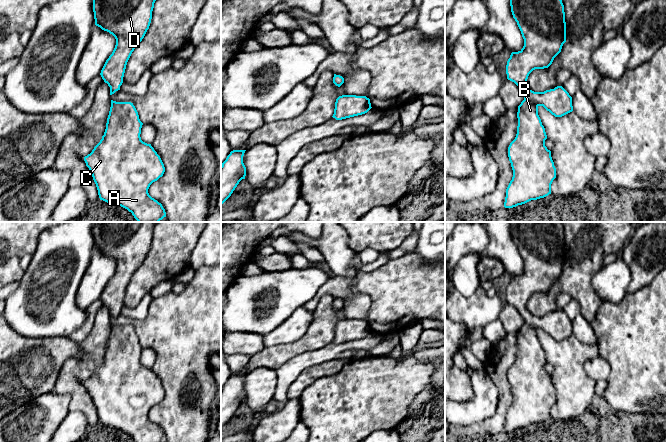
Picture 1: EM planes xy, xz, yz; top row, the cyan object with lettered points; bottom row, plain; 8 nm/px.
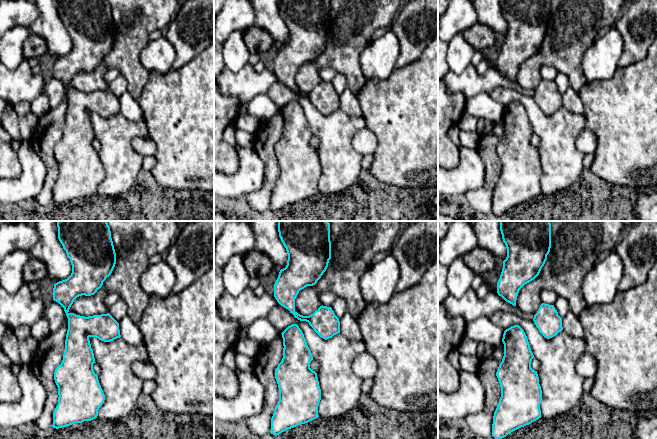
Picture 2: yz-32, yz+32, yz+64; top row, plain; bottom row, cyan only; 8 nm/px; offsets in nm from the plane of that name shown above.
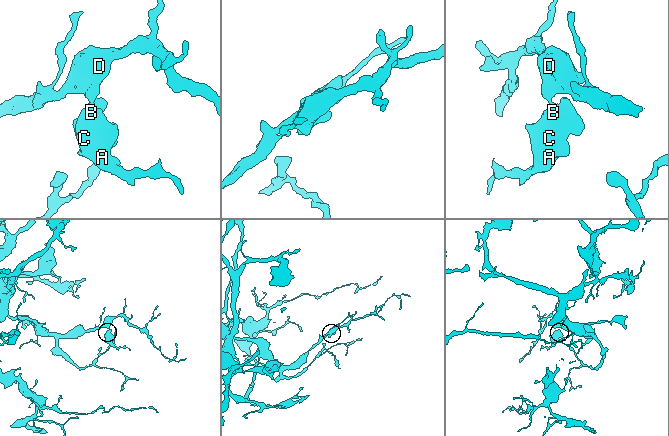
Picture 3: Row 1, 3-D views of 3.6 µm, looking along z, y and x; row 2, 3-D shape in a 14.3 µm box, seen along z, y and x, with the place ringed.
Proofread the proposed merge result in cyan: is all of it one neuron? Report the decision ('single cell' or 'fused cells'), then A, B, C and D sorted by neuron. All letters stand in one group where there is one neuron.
single cell; A B C D

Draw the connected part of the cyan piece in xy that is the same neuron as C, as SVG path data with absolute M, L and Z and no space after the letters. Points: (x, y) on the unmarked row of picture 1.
M111 324L104 359L84 385L92 398L100 424L127 433L134 442L164 442L165 433L149 419L148 413L163 400L165 391L151 368L141 364L142 349L133 327Z

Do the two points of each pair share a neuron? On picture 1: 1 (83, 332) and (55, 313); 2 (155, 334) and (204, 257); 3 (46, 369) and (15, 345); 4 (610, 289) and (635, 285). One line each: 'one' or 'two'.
1: two
2: two
3: one
4: two

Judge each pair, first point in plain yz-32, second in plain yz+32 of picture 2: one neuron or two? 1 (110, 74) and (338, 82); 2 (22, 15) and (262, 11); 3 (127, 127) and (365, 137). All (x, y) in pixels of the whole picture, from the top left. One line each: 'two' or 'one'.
1: two
2: two
3: two

